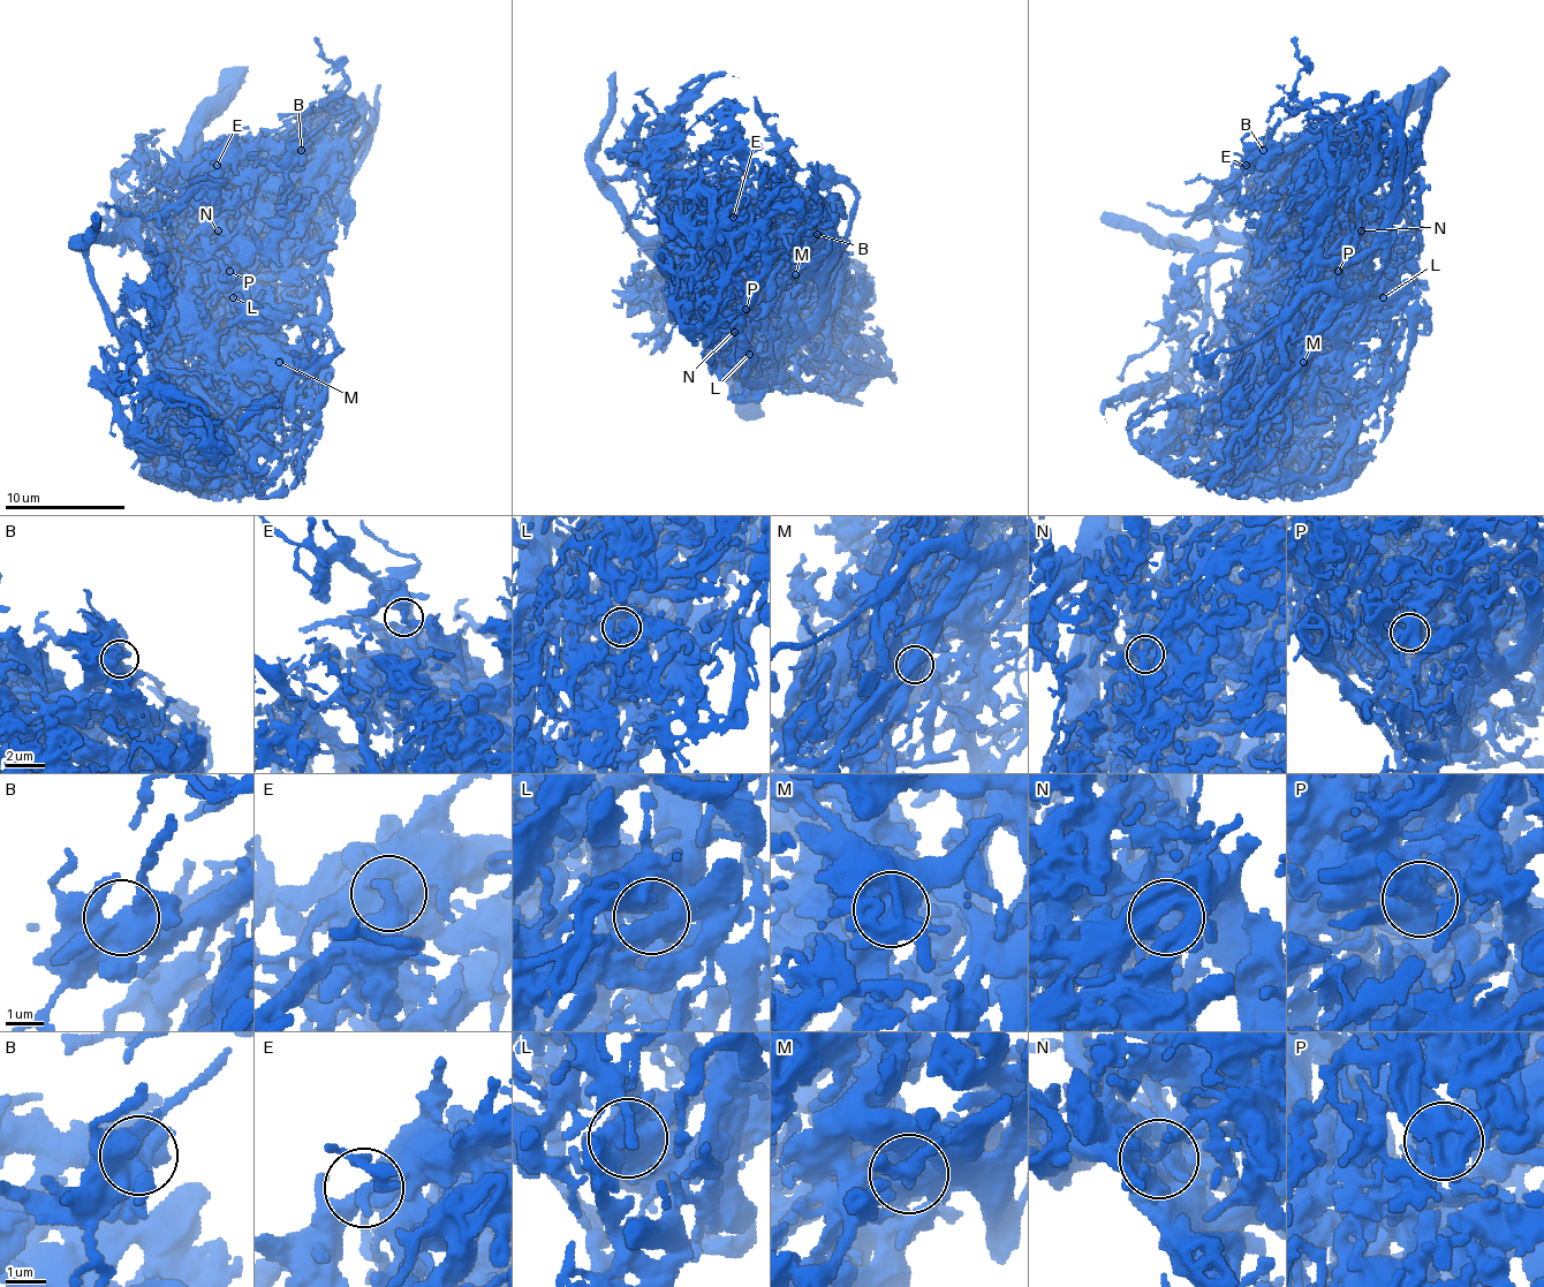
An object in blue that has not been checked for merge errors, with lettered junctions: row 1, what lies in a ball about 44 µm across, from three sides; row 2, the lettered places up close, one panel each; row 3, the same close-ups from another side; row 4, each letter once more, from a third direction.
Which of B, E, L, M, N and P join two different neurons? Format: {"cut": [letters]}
{"cut": ["L", "M", "N", "P"]}

